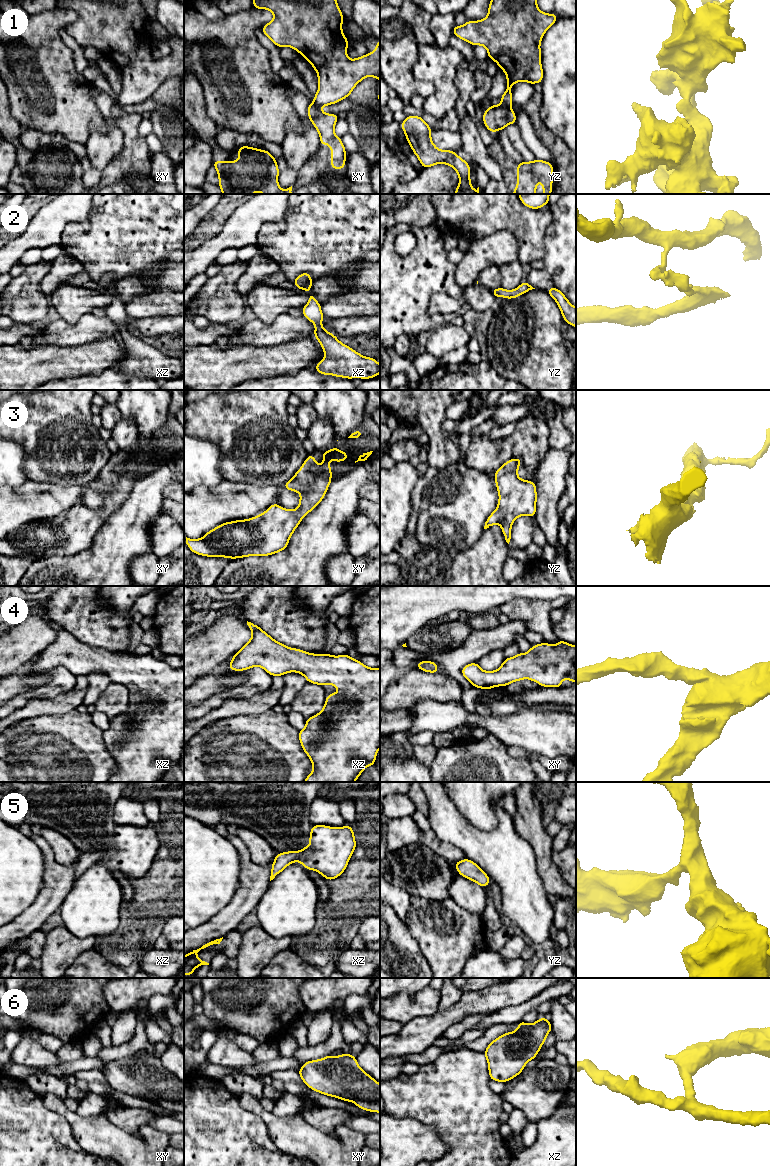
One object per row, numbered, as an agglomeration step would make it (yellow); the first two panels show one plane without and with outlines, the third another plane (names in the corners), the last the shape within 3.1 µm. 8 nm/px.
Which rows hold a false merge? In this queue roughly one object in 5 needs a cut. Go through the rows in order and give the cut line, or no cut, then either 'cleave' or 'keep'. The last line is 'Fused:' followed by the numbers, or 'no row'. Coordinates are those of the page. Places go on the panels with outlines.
1: cut yz (501, 104), (510, 107); cleave
2: cut none; keep
3: cut none; keep
4: cut none; keep
5: cut none; keep
6: cut none; keep
Fused: 1

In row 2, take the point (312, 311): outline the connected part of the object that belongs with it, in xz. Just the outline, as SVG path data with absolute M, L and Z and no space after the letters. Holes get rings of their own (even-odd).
M309 293L309 302L303 307L305 318L315 324L314 337L320 342L326 354L314 368L323 375L353 379L360 377L362 380L374 378L380 373L380 364L371 357L365 357L341 343L335 335L326 331L321 325L323 313L321 305Z

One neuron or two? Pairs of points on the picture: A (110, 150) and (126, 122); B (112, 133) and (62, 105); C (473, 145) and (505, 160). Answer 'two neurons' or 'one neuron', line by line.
A: two neurons
B: two neurons
C: two neurons

